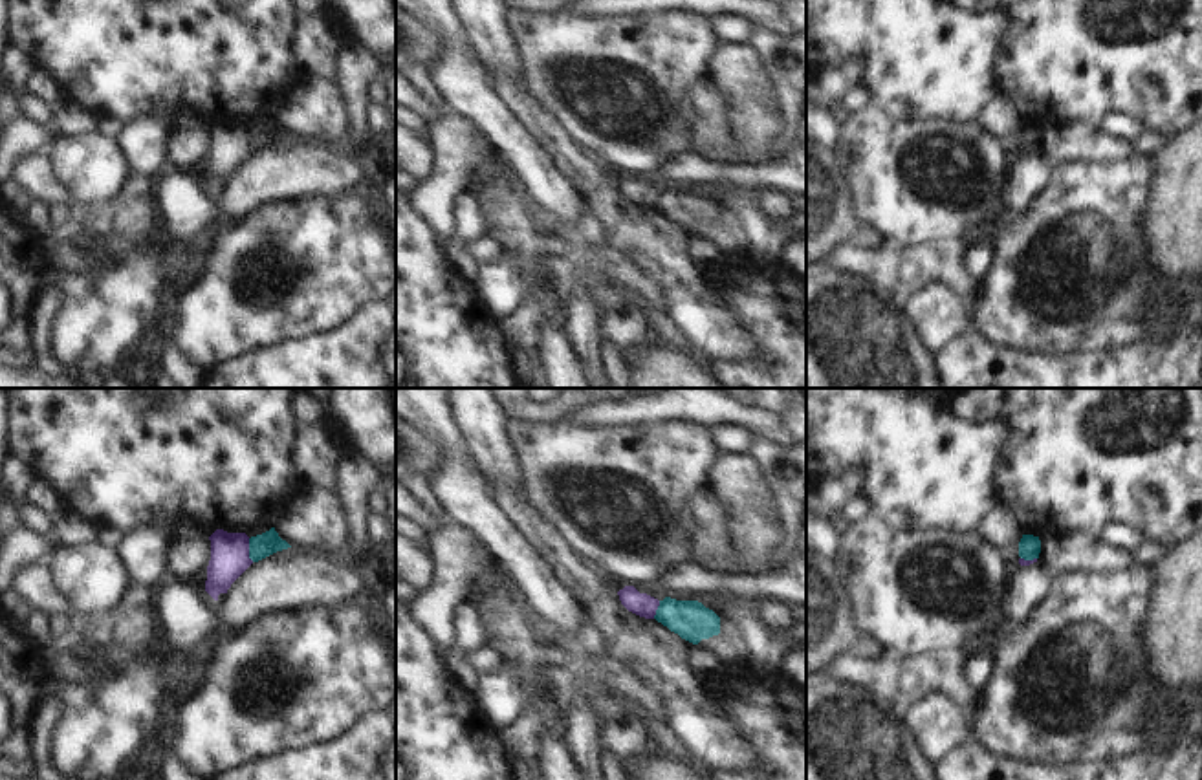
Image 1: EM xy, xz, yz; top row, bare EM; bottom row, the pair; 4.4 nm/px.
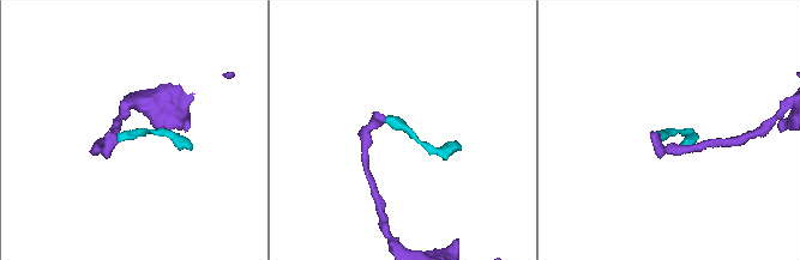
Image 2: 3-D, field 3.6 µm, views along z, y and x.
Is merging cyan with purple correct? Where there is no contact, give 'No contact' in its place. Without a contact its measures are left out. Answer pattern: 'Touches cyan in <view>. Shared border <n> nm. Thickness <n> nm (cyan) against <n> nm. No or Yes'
Touches cyan in xy. Shared border 110 nm. Thickness 110 nm (cyan) against 180 nm. No

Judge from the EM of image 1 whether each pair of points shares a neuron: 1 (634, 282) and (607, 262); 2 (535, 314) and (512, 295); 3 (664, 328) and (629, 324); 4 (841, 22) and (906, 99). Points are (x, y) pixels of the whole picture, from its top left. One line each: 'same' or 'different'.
1: same
2: different
3: different
4: same

